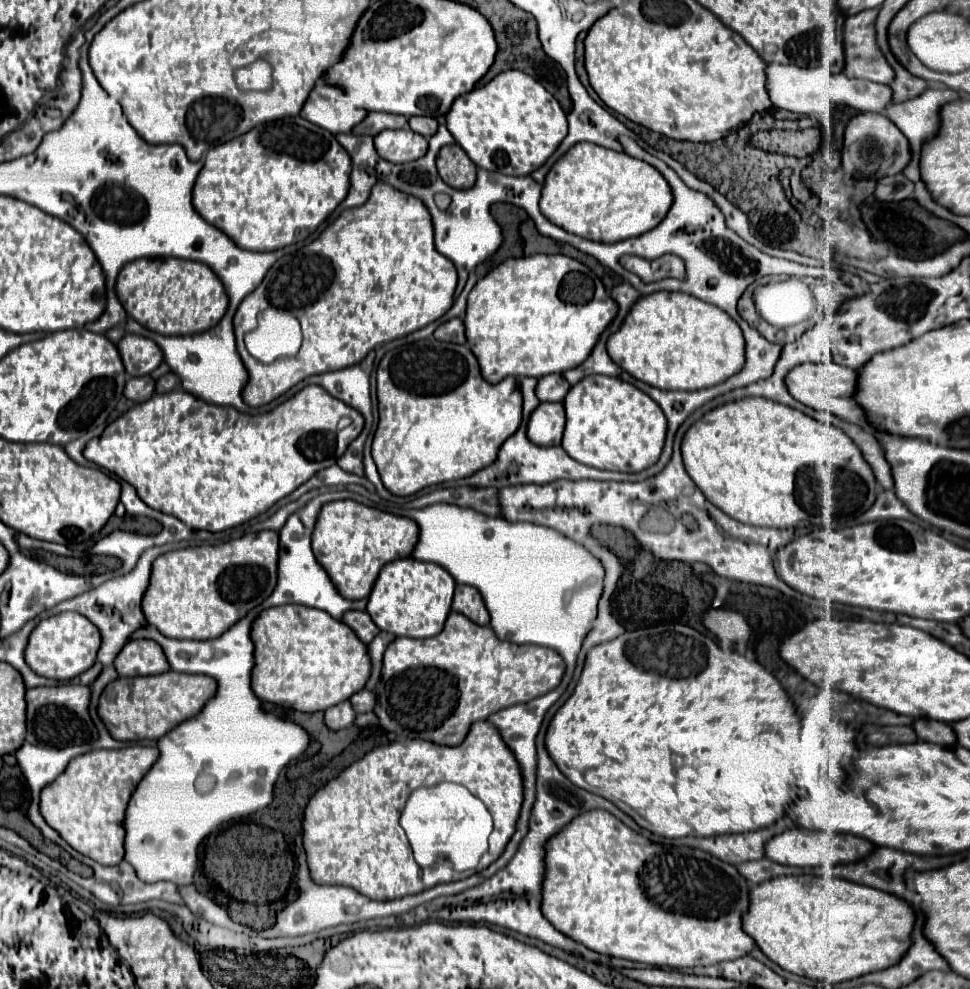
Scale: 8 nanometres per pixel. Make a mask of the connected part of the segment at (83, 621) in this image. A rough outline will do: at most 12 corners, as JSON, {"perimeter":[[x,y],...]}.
{"perimeter":[[85,616],[41,620],[25,646],[39,676],[93,666],[101,636]]}

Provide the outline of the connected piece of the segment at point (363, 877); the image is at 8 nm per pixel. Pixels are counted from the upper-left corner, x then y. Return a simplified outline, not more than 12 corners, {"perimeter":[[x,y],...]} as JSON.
{"perimeter":[[495,726],[371,750],[303,812],[313,882],[371,900],[469,878],[415,864],[399,816],[443,780],[515,832],[523,778]]}

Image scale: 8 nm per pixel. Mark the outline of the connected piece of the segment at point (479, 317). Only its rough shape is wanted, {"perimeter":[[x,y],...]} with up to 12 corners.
{"perimeter":[[563,254],[507,258],[467,298],[489,384],[577,368],[617,304]]}

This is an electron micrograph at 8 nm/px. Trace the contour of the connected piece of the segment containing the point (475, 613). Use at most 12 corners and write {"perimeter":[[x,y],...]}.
{"perimeter":[[455,588],[451,610],[479,626],[489,624],[489,612],[479,590]]}

